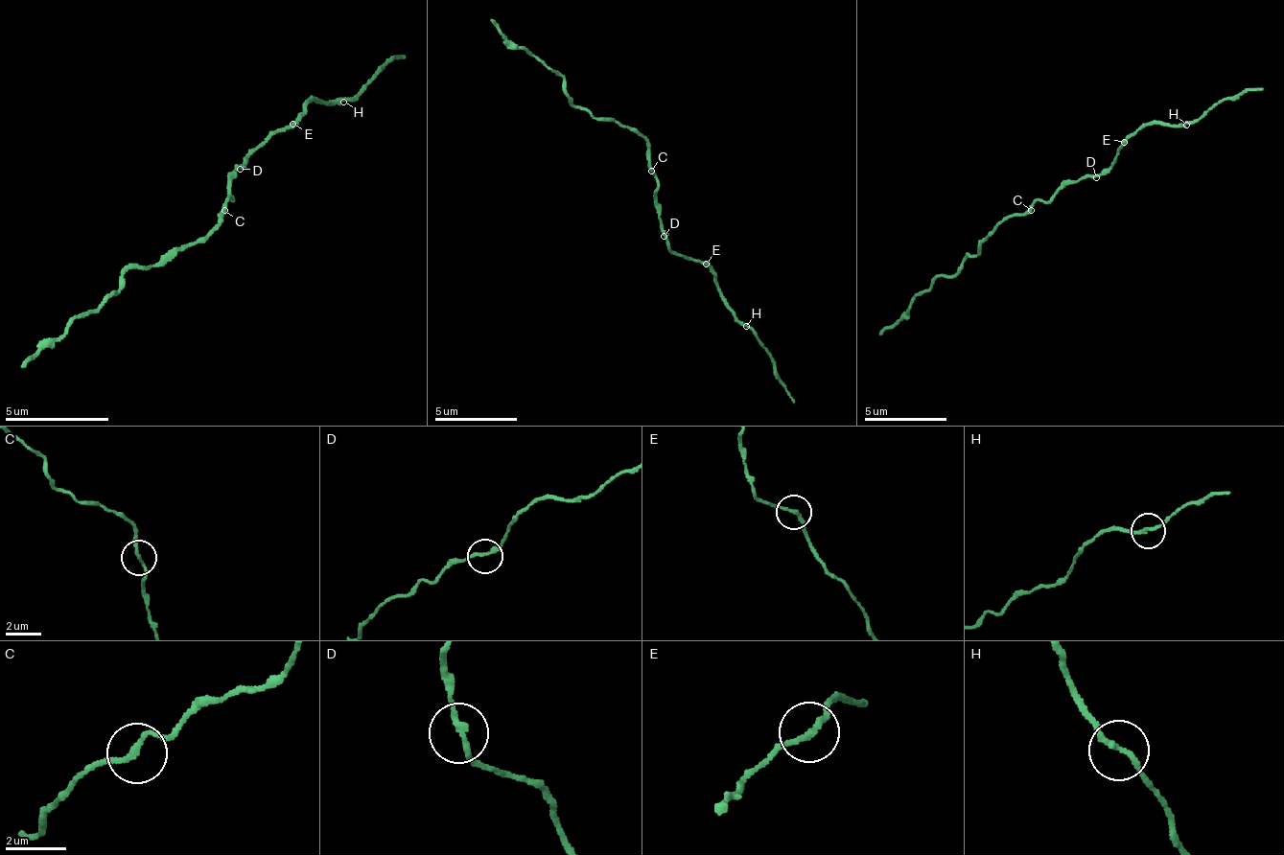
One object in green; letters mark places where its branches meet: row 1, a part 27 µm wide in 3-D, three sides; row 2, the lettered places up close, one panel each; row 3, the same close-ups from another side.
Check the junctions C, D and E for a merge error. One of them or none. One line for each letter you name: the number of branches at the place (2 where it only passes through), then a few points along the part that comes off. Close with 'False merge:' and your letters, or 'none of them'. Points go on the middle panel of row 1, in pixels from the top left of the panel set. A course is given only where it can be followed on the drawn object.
False merge: none of them

